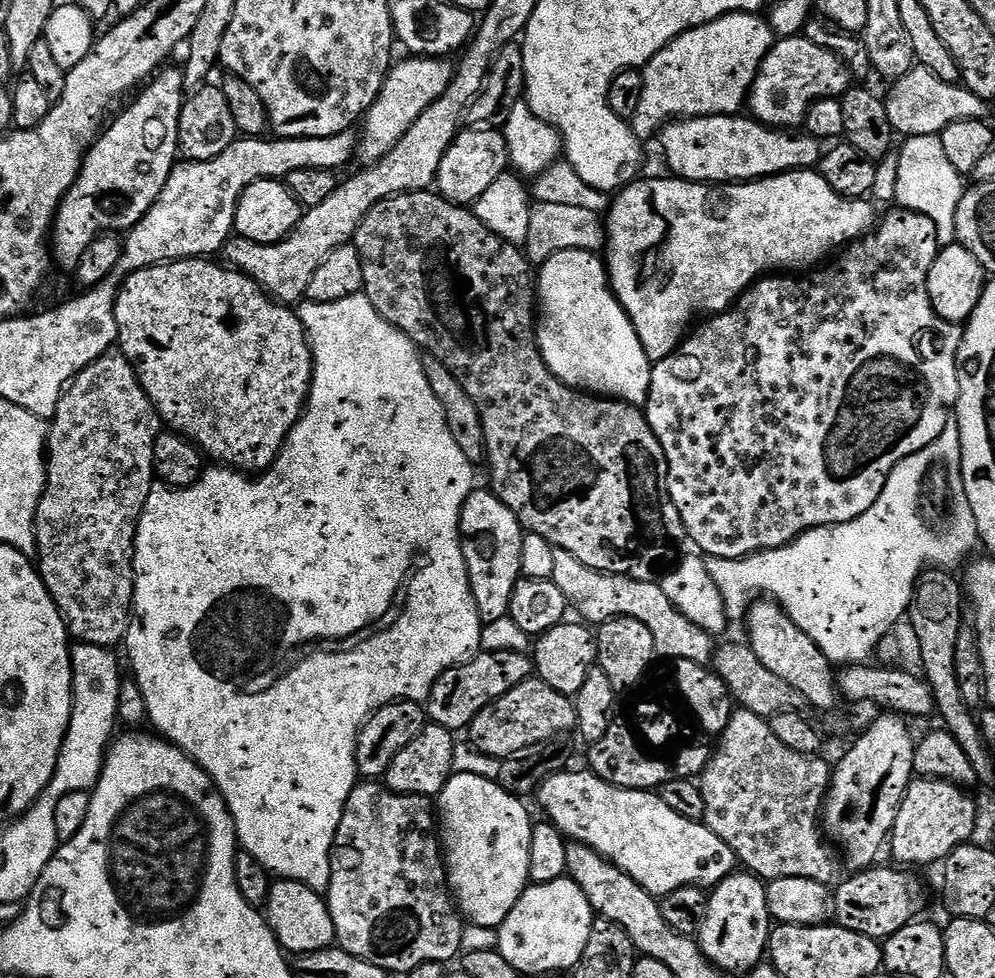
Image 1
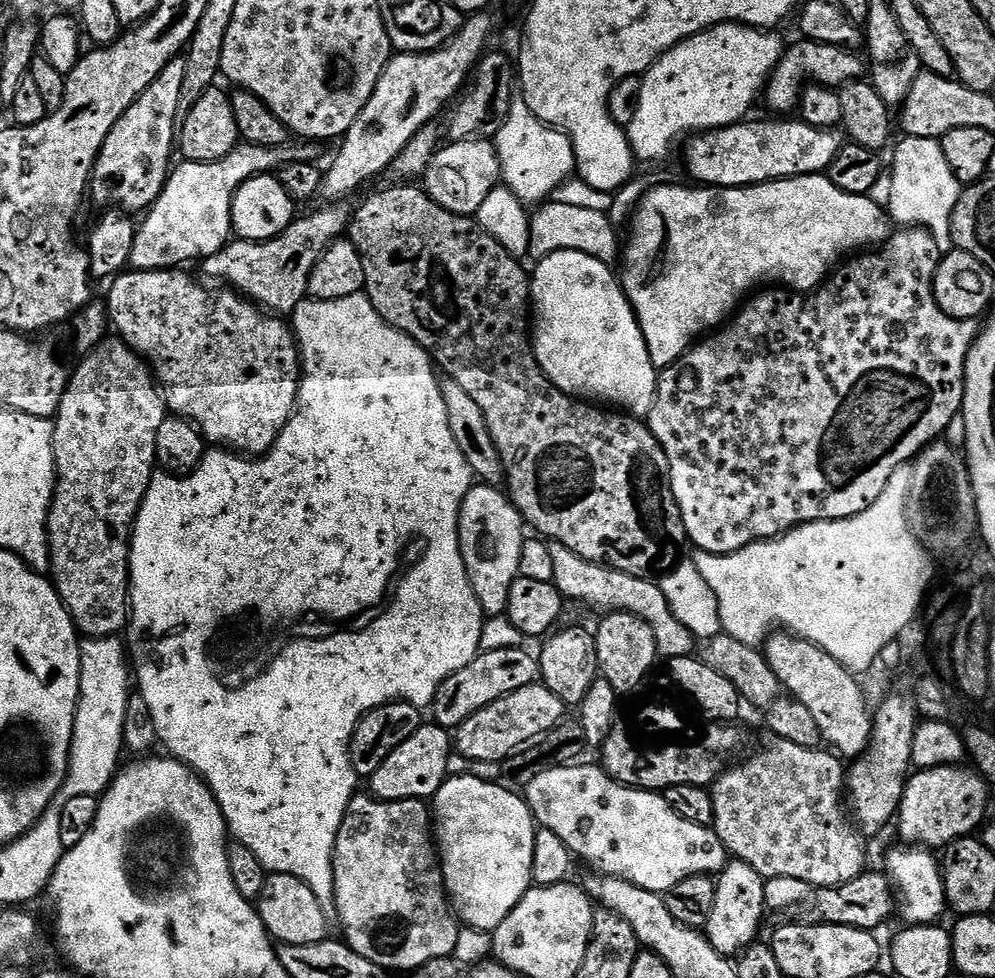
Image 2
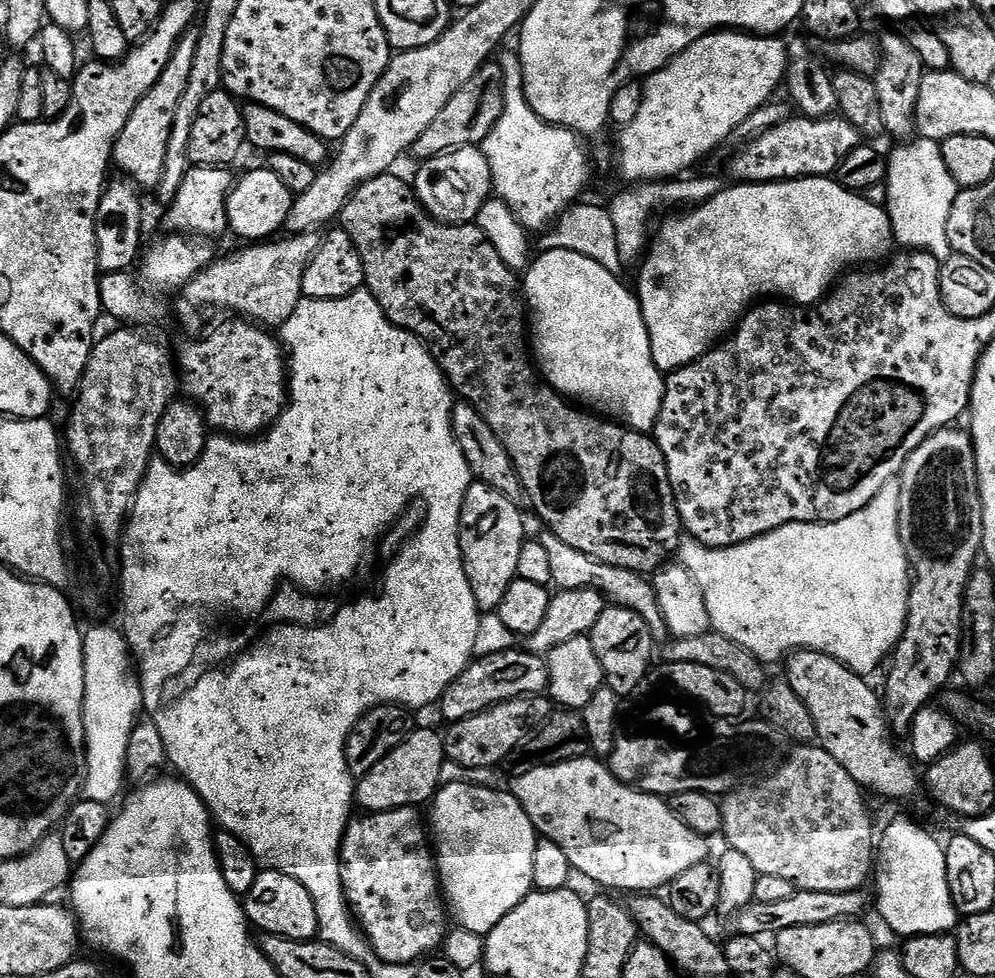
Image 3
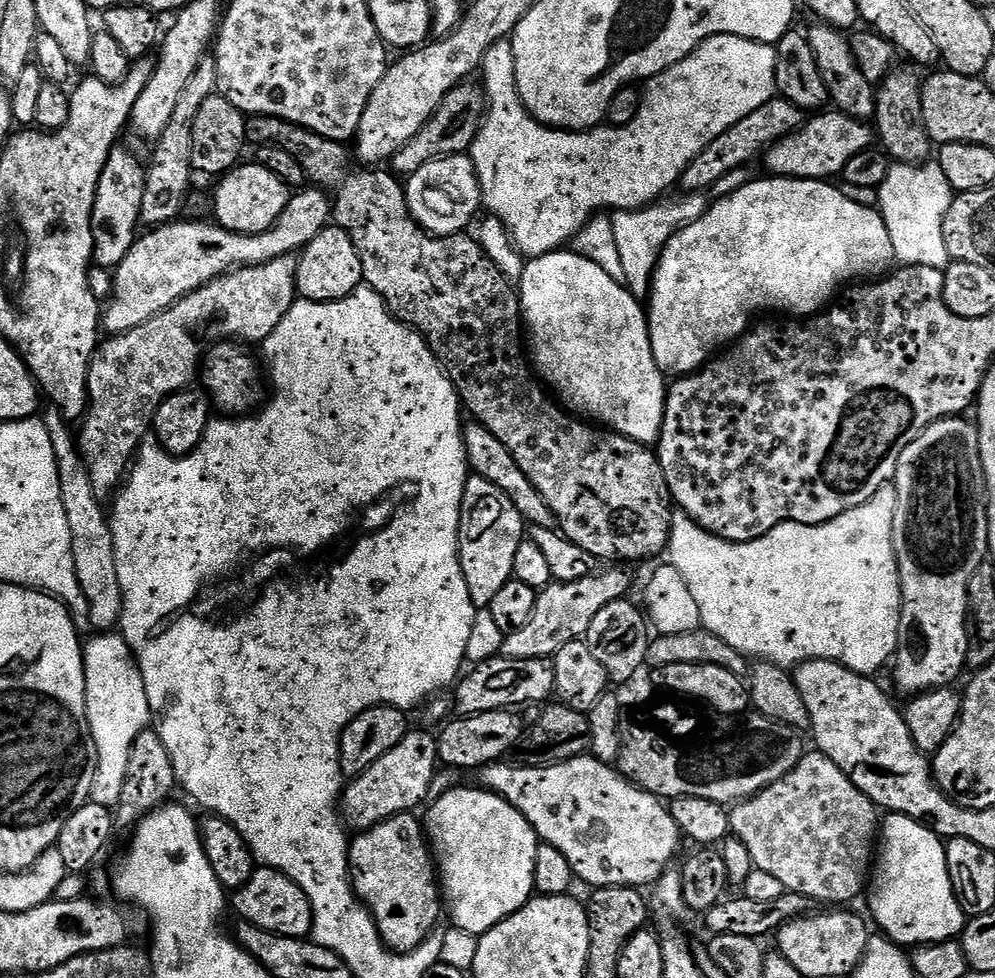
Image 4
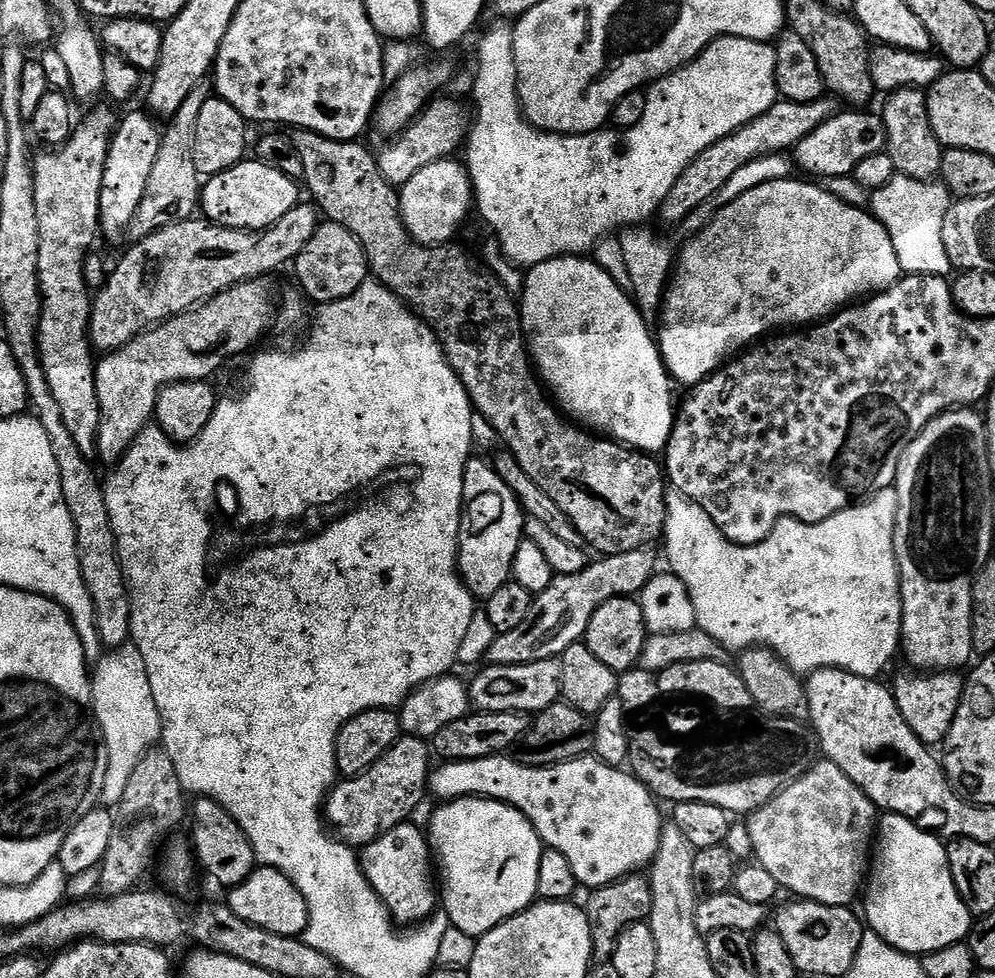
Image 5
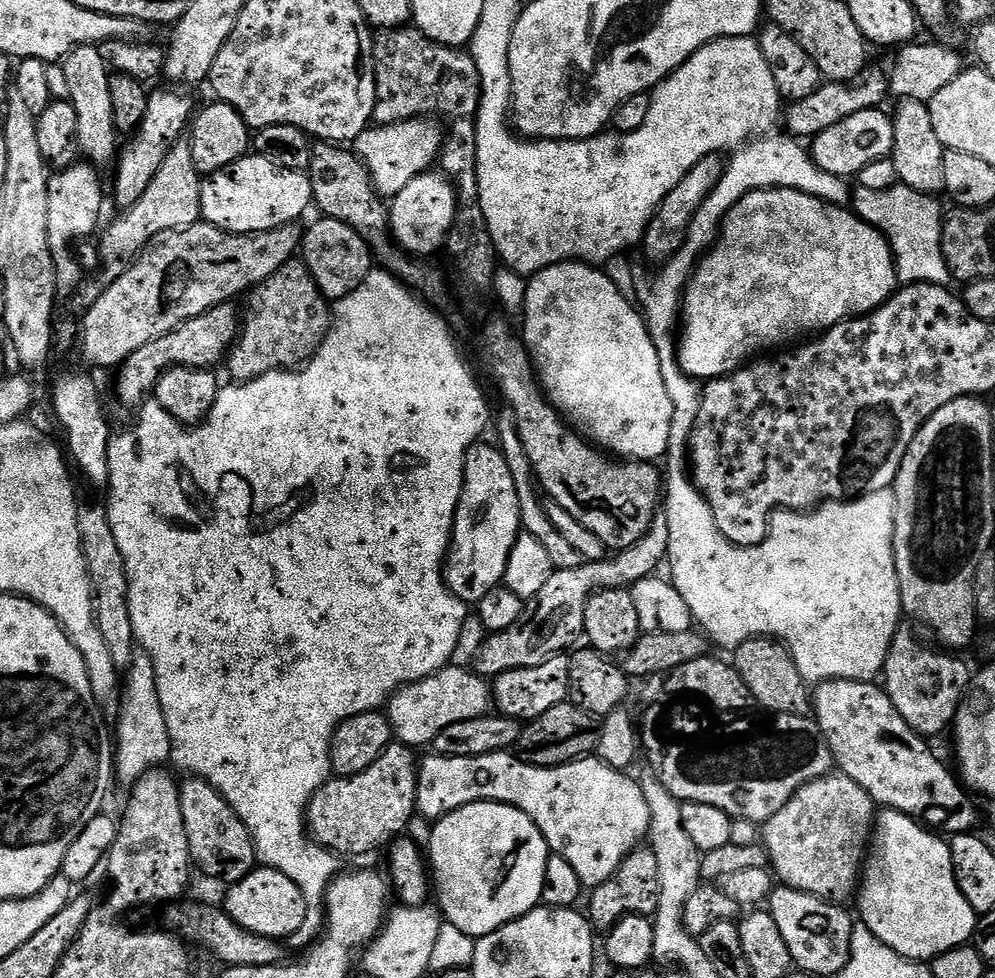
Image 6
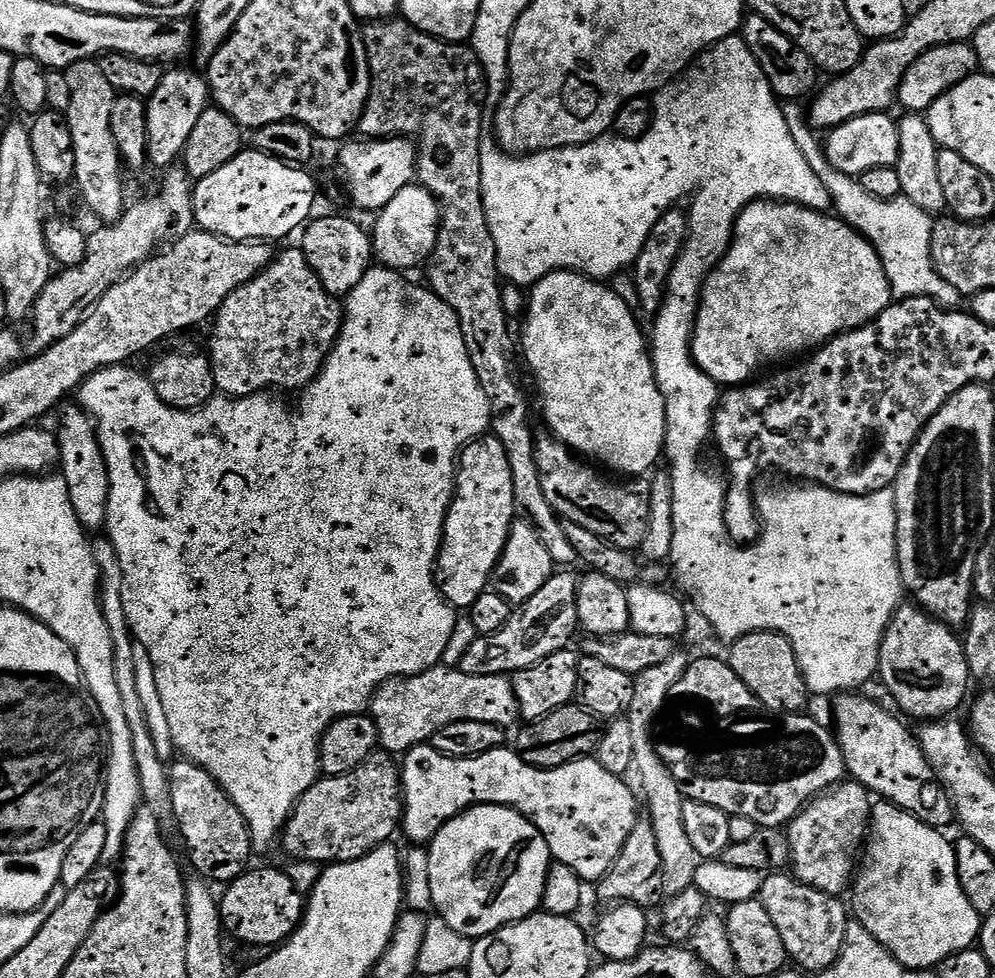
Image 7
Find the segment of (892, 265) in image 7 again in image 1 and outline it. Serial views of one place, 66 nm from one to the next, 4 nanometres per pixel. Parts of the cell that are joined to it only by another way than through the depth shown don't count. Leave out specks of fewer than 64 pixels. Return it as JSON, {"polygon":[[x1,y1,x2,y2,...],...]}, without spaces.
{"polygon":[[909,136,900,148,900,161,894,167,896,176,896,199,899,207,926,214,934,222,941,245,956,240,956,211,958,202,966,191,965,177,960,175,942,150,939,136]]}

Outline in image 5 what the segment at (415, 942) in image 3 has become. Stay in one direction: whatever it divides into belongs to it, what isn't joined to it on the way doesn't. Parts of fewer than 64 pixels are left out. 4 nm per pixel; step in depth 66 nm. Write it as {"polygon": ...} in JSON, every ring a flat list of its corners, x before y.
{"polygon":[[409,822,394,826,394,830,367,844,359,857,360,869,364,871,368,885,376,891,397,925,415,926,437,911,438,884,434,879,434,857,421,825,419,828,416,822]]}

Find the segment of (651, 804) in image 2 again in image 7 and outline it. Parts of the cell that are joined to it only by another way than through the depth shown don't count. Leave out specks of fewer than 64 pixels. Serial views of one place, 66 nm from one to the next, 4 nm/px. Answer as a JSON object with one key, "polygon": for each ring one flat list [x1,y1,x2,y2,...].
{"polygon":[[427,743,412,748,403,757,402,783,404,786,404,819,402,821,402,832,405,832,414,843,421,844,421,846,427,845,436,837,438,830,443,824,450,822,455,816,461,816,468,808,475,808,477,804,501,804,503,808,514,808,517,812,521,812,546,838,546,846,552,851,553,861,558,864,570,866,570,870,574,870,574,874,578,874,581,880,585,882,598,882,610,871,612,864,616,861,618,854,622,850,622,846,626,846,626,838,630,838,630,830,634,830,634,826,638,823,638,816,636,816,636,800,638,804,637,793,635,796,624,785,625,781,621,777,610,774,610,770,603,768,599,760,595,758,572,760,569,764,563,764,560,768,535,768,526,763,516,751,508,746,495,748,481,756,444,756,437,748,432,747,431,743]]}

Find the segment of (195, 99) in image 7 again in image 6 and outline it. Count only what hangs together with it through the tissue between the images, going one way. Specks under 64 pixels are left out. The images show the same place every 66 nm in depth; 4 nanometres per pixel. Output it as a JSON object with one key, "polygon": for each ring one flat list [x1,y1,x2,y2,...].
{"polygon":[[167,87,153,91,148,98,146,106,146,118,143,124,136,129,132,140,128,145,121,147,118,152,118,159,115,161,116,181,112,184,112,192,116,195,117,209,123,210,134,206,146,186,150,186,150,178,158,174,158,166,162,166,162,158,171,150,173,143,185,135,190,121,194,116,194,107,184,96,175,96]]}

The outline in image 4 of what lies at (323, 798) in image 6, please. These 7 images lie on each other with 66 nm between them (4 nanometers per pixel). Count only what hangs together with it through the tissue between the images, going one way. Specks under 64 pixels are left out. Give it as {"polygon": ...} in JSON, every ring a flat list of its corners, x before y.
{"polygon":[[408,731,406,738,402,738,394,750,382,754,382,758,378,758,378,762,374,762,366,774,355,777,345,787,342,793,342,816,347,827,355,830,373,828,391,816,402,816,416,810,412,808,420,803,423,805,429,799,428,791,436,780,439,764,436,736,428,732]]}

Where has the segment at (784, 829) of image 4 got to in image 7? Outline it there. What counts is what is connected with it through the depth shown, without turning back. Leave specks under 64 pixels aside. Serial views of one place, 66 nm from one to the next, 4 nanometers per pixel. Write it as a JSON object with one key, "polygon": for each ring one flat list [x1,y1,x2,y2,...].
{"polygon":[[841,782,812,797,786,828,792,851,790,864,793,869,796,867,796,879,834,897,847,893,868,838,873,807,874,800,868,789,855,782]]}

